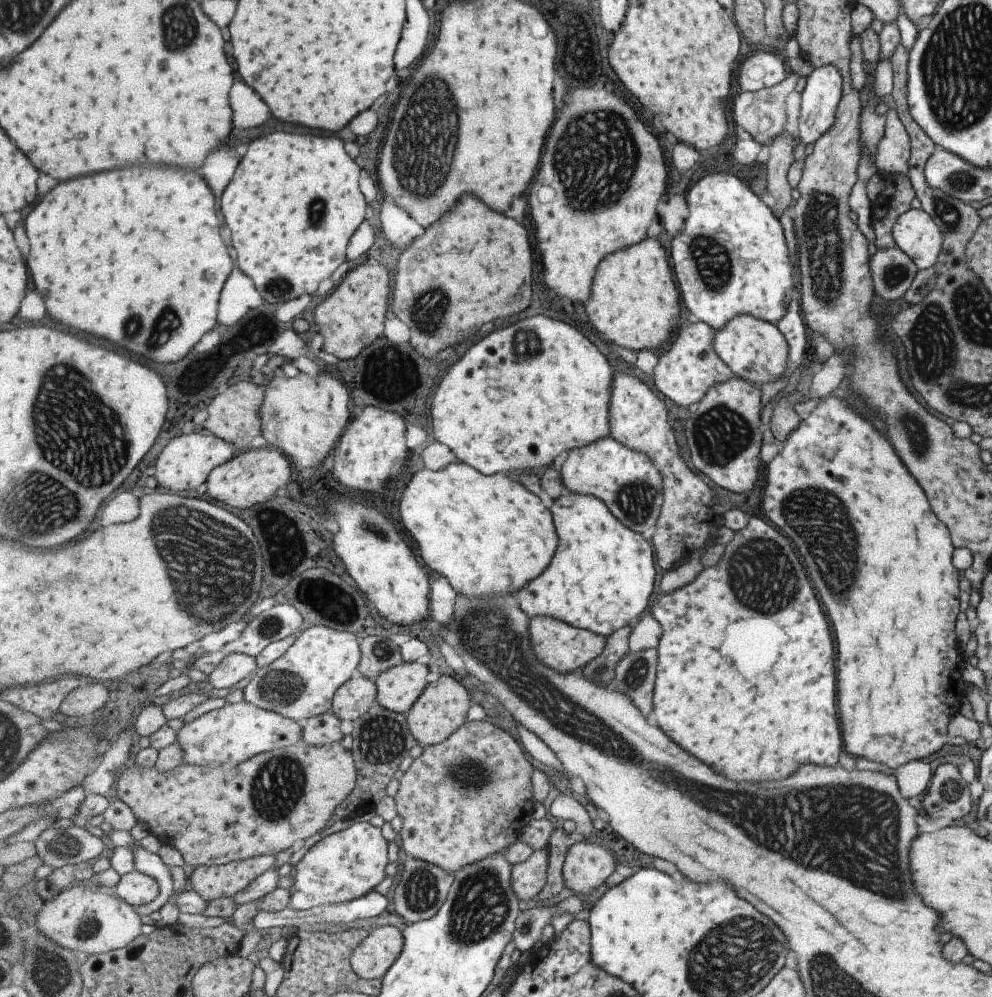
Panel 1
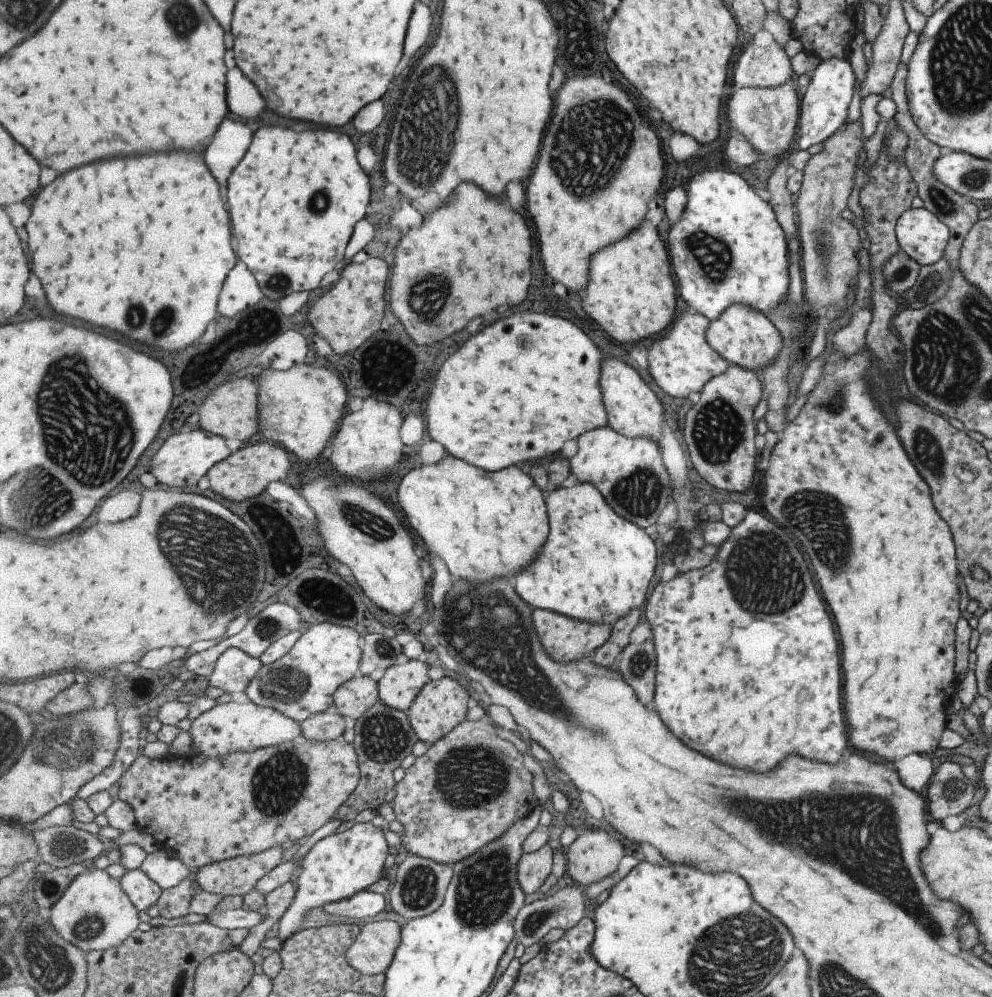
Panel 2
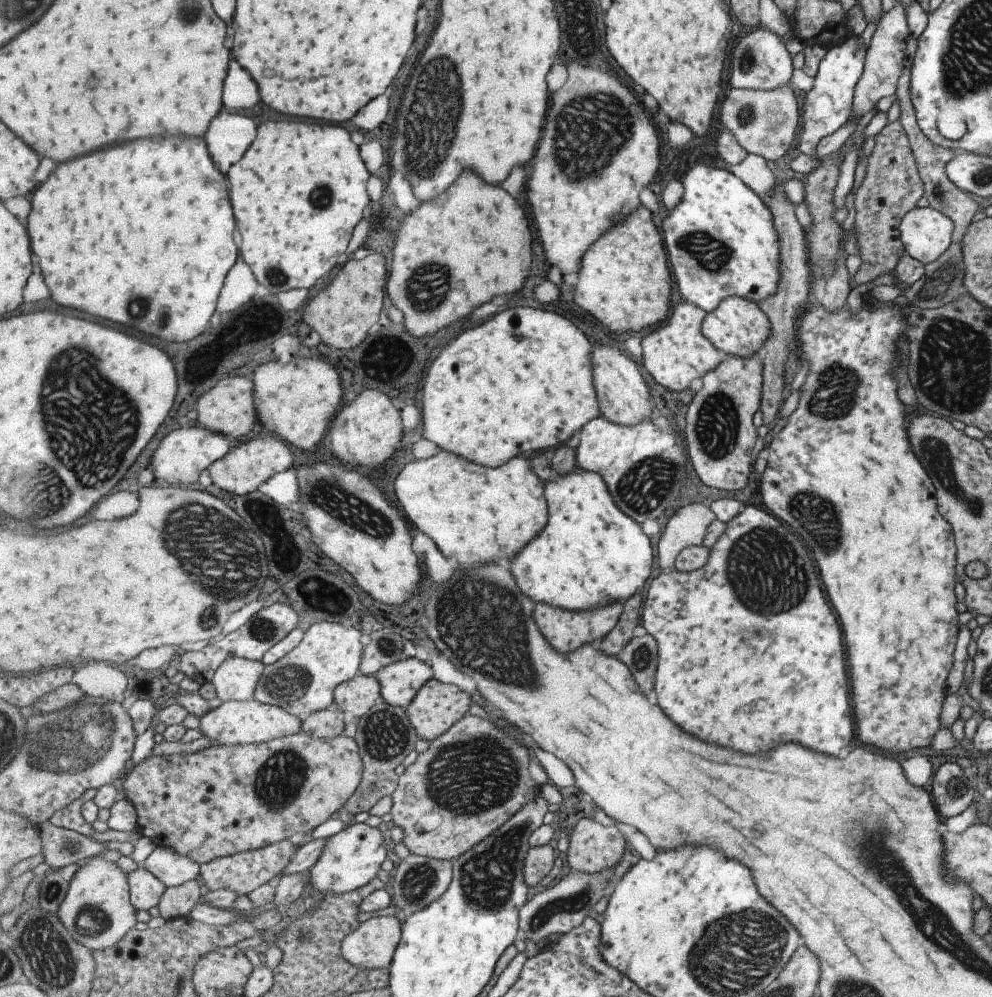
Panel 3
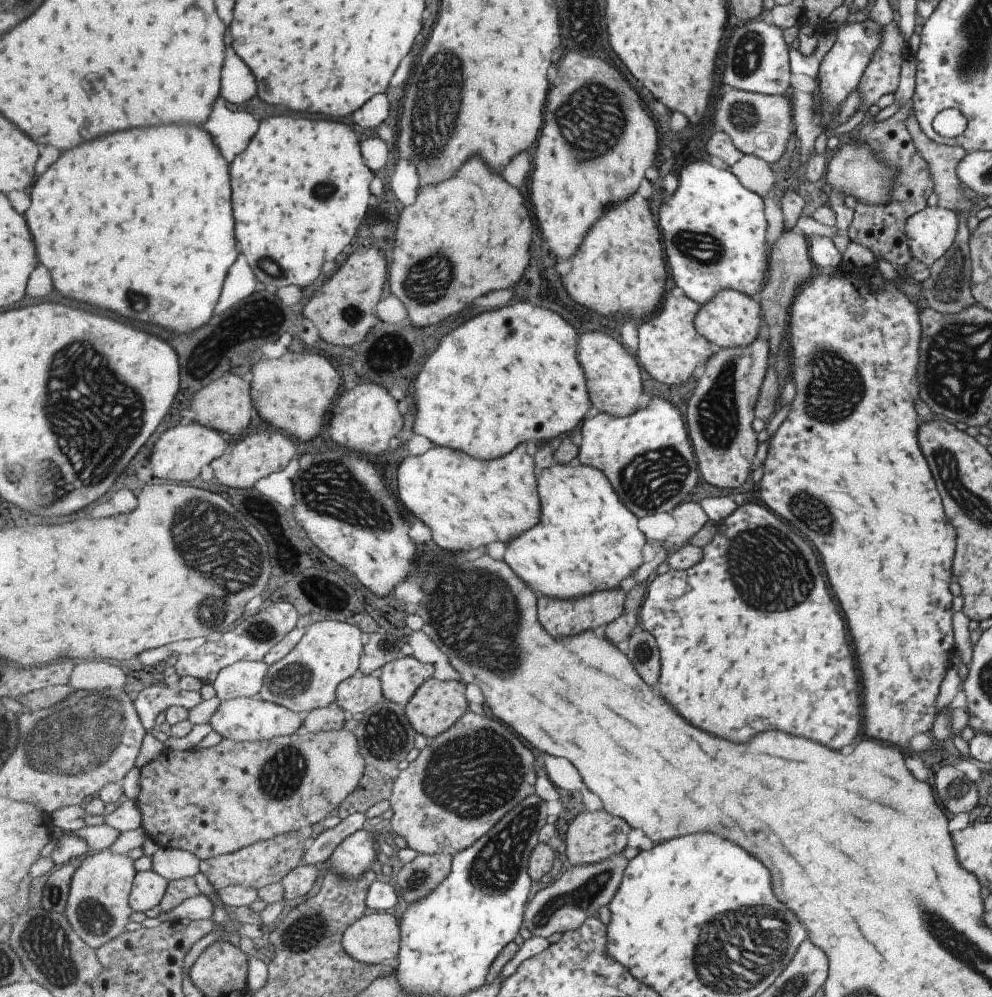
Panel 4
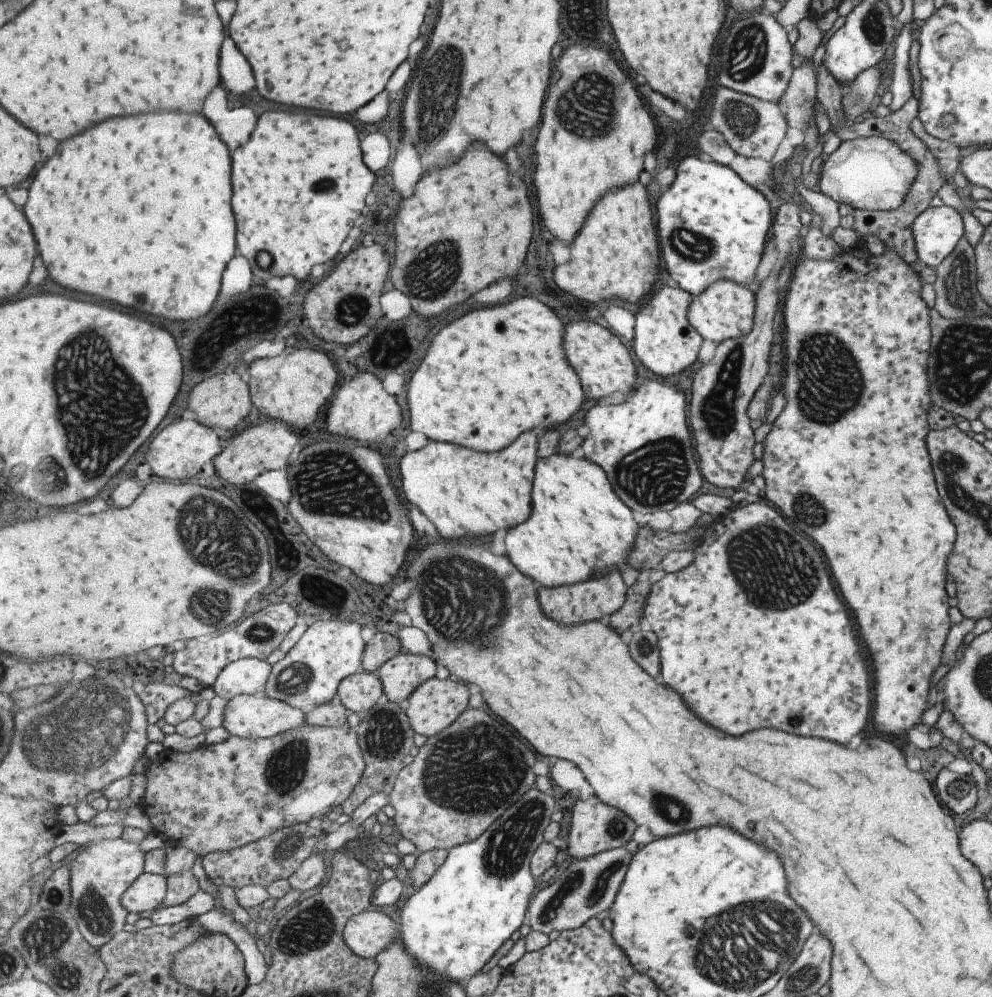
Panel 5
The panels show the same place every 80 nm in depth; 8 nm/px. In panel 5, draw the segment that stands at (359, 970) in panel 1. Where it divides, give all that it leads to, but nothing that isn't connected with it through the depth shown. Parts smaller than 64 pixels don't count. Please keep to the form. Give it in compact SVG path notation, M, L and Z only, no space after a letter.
M369 909L351 917L344 930L347 946L364 959L375 959L400 936L400 927L385 912Z

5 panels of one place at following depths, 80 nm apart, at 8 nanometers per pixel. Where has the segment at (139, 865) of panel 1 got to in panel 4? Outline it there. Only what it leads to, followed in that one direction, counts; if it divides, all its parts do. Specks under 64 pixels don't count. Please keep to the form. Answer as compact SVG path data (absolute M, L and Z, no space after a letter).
M160 846L151 858L152 870L169 882L197 876L200 871L200 858L183 849Z

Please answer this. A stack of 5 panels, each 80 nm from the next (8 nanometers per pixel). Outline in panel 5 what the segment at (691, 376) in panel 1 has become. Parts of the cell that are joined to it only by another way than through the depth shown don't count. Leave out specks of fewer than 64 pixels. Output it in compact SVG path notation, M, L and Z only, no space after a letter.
M665 285L637 311L633 348L641 362L659 376L675 376L696 367L704 338L688 317L693 299L694 296L681 287Z

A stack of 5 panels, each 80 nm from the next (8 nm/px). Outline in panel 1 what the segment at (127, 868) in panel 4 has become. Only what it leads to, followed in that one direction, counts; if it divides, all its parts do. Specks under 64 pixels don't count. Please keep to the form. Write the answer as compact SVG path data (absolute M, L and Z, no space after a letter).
M93 880L91 884L98 887L97 892L77 886L44 903L34 925L51 941L74 953L103 954L129 946L142 934L141 916L125 900L121 902L119 898L105 894L107 888L104 886Z

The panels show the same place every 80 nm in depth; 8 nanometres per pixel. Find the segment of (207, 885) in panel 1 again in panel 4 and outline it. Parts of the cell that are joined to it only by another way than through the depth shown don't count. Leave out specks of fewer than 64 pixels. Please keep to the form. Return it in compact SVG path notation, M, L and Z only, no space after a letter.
M296 832L287 833L231 854L200 861L200 872L217 891L233 885L259 890L273 883L281 883L293 869L302 866L301 858L312 838L299 838Z

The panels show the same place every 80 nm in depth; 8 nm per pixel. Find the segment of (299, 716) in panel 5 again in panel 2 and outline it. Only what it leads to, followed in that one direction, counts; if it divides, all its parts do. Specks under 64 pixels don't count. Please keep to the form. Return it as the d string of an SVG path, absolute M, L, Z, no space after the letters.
M250 700L245 704L233 701L218 704L192 722L189 734L192 737L192 746L196 749L192 754L223 759L232 753L246 753L293 742L295 738L303 735L302 729L301 723L294 718L284 715L273 707L264 707Z

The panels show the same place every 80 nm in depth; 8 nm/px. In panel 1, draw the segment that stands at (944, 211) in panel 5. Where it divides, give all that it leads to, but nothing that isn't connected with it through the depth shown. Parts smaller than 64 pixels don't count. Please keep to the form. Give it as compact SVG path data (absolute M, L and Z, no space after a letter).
M921 209L902 212L892 224L894 246L903 251L919 269L933 267L941 248L938 226Z

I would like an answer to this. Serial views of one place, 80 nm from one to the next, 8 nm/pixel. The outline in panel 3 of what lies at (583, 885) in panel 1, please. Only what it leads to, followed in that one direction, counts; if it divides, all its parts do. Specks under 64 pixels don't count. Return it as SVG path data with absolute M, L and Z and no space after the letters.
M591 817L580 820L570 834L566 860L572 871L594 875L611 871L625 856L625 836L615 826L603 826Z

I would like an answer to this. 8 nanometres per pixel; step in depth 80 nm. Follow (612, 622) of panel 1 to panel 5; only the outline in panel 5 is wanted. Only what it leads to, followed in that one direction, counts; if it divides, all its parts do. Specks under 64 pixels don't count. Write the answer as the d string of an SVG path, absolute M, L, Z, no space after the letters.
M559 452L551 458L545 459L544 461L538 461L532 499L533 514L531 518L528 518L525 526L519 526L517 530L513 530L513 532L511 532L511 538L507 538L507 544L504 544L507 548L507 556L511 558L511 562L513 562L515 566L521 568L521 572L523 572L525 576L537 580L539 584L543 584L543 586L547 586L547 588L553 588L553 586L570 587L577 585L578 583L591 581L594 577L604 577L605 575L611 574L615 569L622 570L627 566L630 555L632 554L633 549L636 548L635 544L638 540L638 535L640 534L640 526L637 524L637 520L635 520L635 514L633 514L634 510L631 510L628 503L616 493L612 482L609 480L608 474L597 463L591 462L585 457L581 457L578 460L571 455L561 455Z

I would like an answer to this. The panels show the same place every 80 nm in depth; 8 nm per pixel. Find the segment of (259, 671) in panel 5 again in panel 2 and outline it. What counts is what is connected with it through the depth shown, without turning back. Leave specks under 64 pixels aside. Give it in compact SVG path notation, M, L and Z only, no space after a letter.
M231 647L217 661L216 669L209 678L209 684L229 694L246 692L248 684L259 674L263 665L261 659Z

